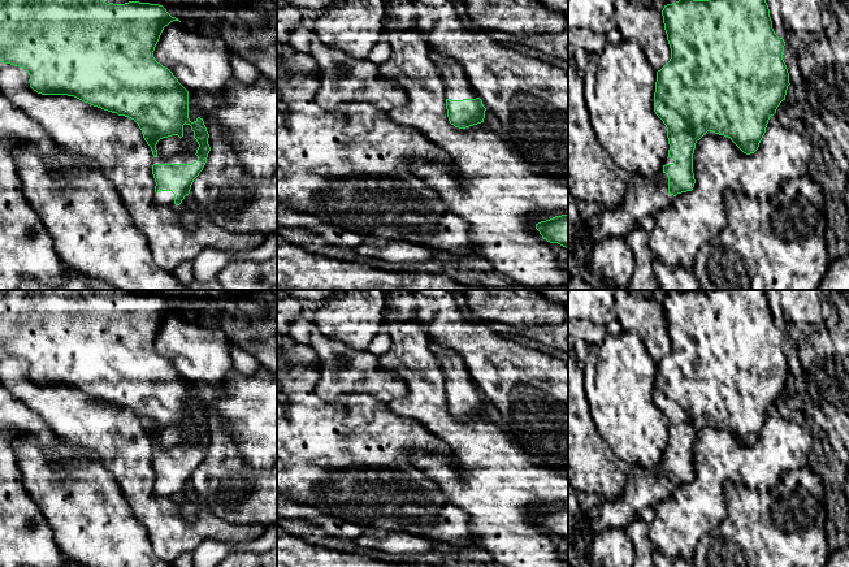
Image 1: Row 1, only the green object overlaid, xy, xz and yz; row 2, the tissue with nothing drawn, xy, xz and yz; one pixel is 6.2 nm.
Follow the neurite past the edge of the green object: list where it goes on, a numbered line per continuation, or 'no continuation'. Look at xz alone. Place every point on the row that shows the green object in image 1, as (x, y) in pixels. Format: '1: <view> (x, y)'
1: xz (457, 85)

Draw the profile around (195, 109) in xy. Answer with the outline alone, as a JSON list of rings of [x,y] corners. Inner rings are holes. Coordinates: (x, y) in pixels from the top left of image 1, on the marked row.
[[[189,91],[189,118],[191,122],[200,117],[204,121],[207,131],[209,134],[209,118],[199,104],[196,96]]]

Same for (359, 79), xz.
[[[303,25],[290,34],[289,44],[300,53],[311,55],[324,68],[316,94],[316,101],[324,109],[356,100],[389,112],[408,103],[406,87],[395,79],[384,78],[378,65],[324,44],[313,30]]]

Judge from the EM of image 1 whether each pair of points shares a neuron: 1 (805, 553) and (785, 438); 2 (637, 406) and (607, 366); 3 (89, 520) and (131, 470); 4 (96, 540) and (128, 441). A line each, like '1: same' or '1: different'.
1: different
2: same
3: different
4: different

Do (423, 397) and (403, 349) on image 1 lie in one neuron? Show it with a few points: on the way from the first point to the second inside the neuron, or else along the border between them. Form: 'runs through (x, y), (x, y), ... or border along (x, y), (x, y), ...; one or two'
runs through (423, 385), (420, 366), (415, 360); one

